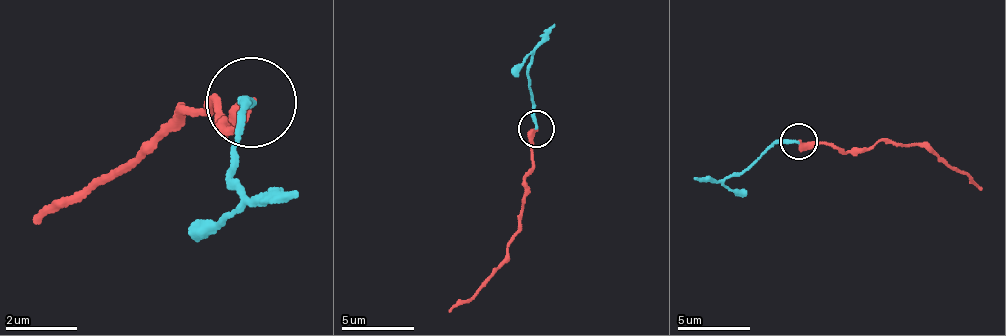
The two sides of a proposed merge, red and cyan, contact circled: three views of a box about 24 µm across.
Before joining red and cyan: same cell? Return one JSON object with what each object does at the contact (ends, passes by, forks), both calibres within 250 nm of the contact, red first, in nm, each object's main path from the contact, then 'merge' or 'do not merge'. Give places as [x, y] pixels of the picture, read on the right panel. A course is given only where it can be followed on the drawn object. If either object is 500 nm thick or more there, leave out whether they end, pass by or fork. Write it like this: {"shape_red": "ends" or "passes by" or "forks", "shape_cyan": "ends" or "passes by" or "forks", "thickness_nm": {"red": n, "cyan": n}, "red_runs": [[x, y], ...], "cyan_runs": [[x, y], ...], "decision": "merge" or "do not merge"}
{"shape_red": "ends", "shape_cyan": "ends", "thickness_nm": {"red": 420, "cyan": 240}, "red_runs": [[798, 140], [870, 151], [881, 140], [928, 144], [982, 191]], "cyan_runs": [[798, 140], [772, 144], [725, 177], [693, 177]], "decision": "merge"}

